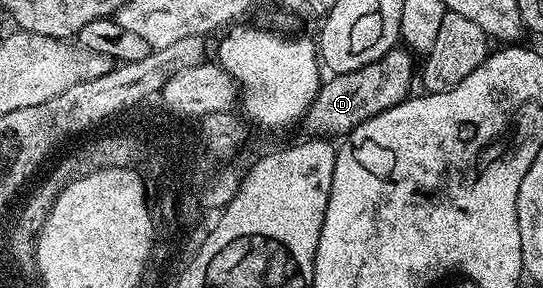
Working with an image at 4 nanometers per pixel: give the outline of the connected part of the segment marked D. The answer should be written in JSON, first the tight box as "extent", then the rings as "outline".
{"extent":[308,47,418,139],"outline":[[[397,47],[382,55],[382,59],[367,65],[365,69],[359,69],[357,73],[337,73],[329,76],[321,84],[314,99],[308,127],[318,139],[340,139],[366,119],[407,101],[413,92],[412,76],[415,73],[417,76],[418,73],[417,66],[416,69],[412,66],[412,60],[413,54],[407,48]]]}

